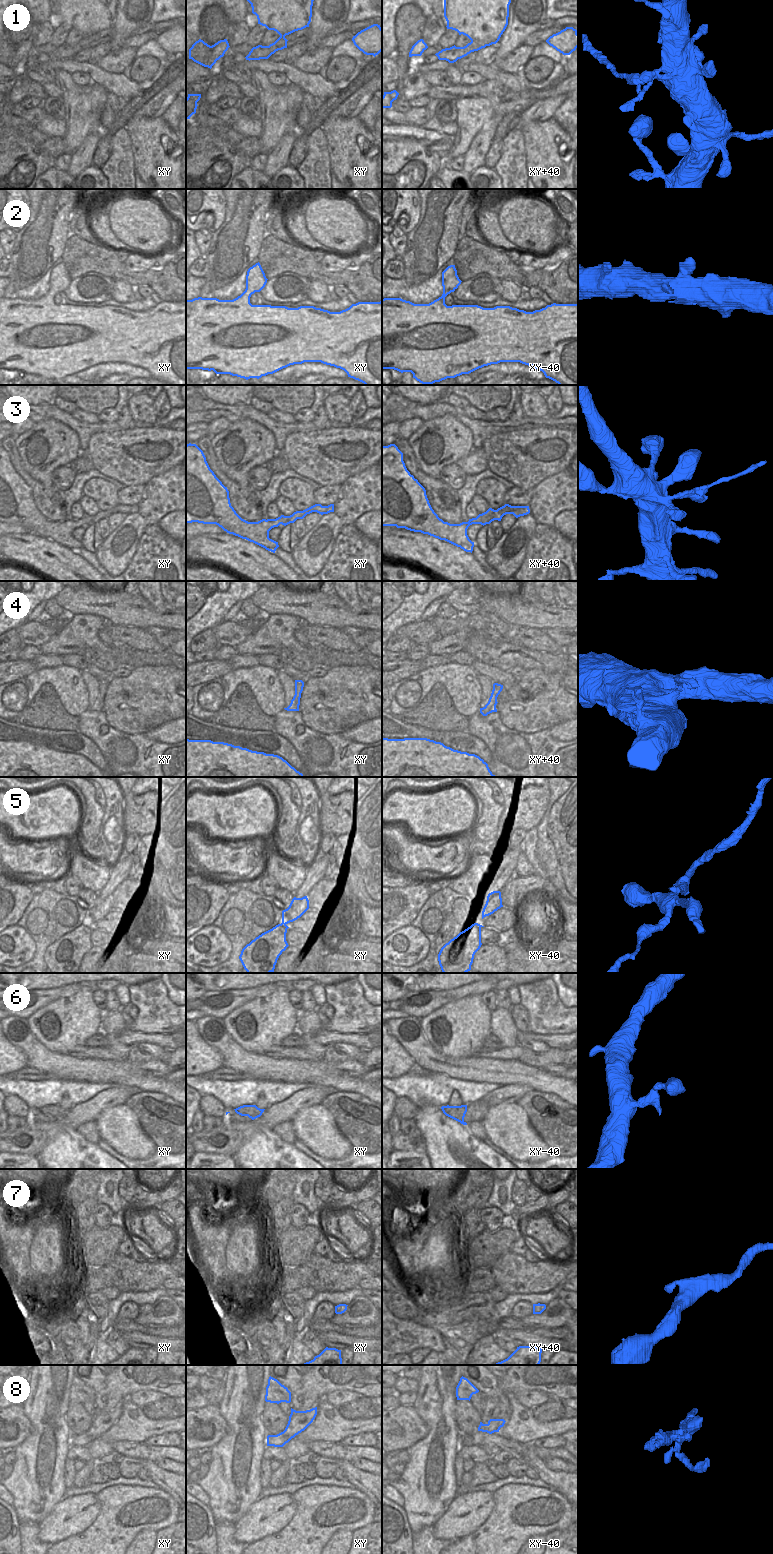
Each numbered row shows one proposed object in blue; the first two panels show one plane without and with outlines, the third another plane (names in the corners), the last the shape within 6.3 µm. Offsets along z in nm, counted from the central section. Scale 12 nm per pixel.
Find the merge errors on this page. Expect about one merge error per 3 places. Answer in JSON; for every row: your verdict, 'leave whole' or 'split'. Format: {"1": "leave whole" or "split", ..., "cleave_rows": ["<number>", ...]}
{"1": "split", "2": "leave whole", "3": "split", "4": "leave whole", "5": "split", "6": "leave whole", "7": "leave whole", "8": "split", "cleave_rows": ["1", "3", "5", "8"]}

